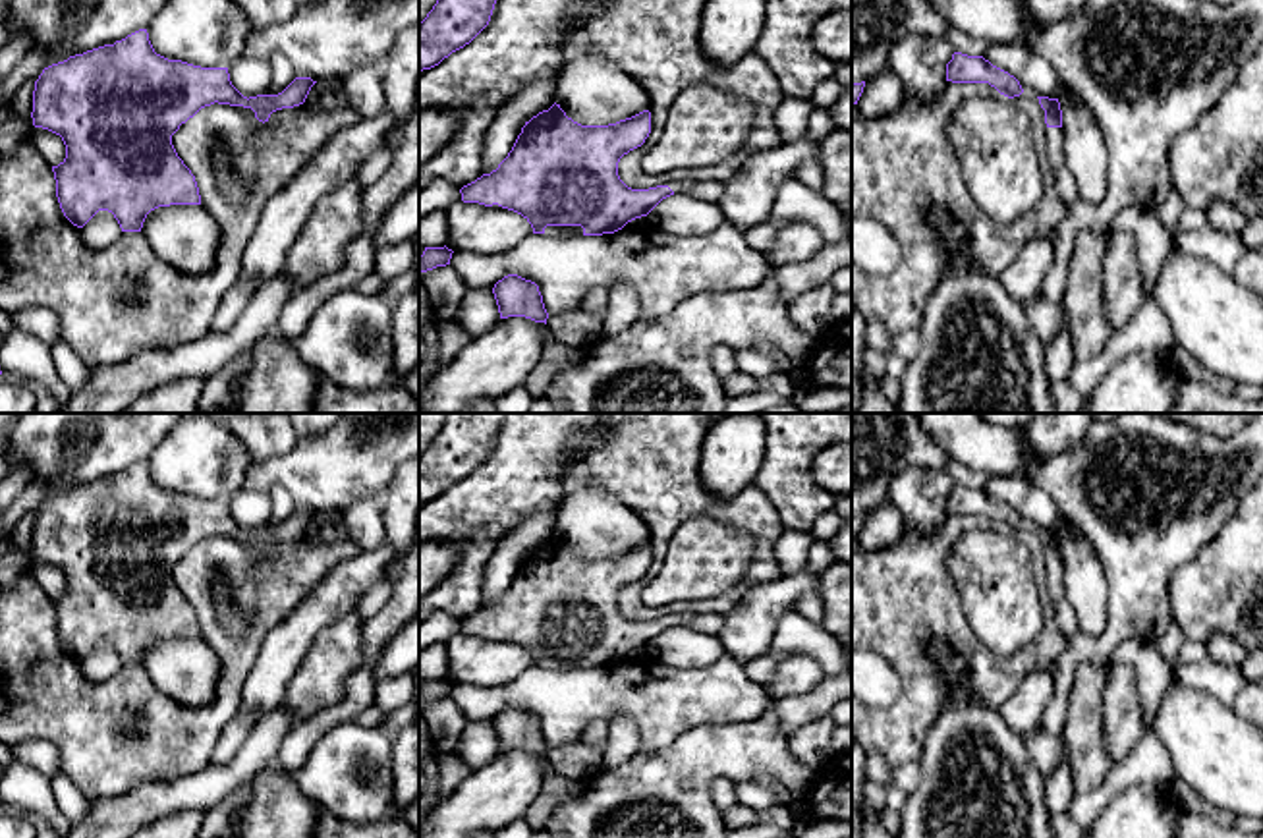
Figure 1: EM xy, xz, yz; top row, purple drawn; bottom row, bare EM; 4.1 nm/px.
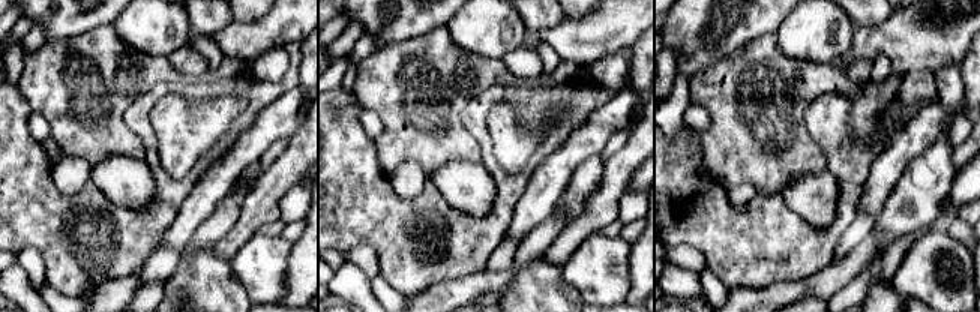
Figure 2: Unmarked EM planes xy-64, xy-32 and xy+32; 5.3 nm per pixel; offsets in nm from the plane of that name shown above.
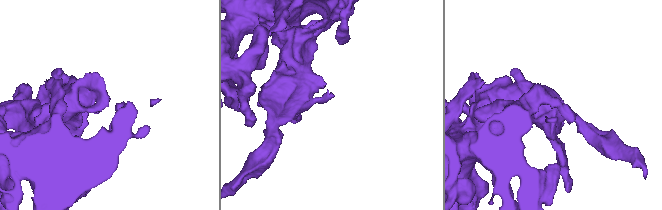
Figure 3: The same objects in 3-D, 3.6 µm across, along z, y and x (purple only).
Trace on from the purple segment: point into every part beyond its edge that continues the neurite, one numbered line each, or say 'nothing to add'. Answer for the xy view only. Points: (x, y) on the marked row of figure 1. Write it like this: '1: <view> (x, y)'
nothing to add

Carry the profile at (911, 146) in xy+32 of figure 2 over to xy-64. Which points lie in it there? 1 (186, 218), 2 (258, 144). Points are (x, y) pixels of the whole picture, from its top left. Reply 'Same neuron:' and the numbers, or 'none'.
Same neuron: 1, 2

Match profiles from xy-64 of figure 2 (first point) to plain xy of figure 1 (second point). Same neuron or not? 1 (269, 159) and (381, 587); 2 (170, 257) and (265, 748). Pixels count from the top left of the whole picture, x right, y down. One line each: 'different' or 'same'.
1: same
2: different

